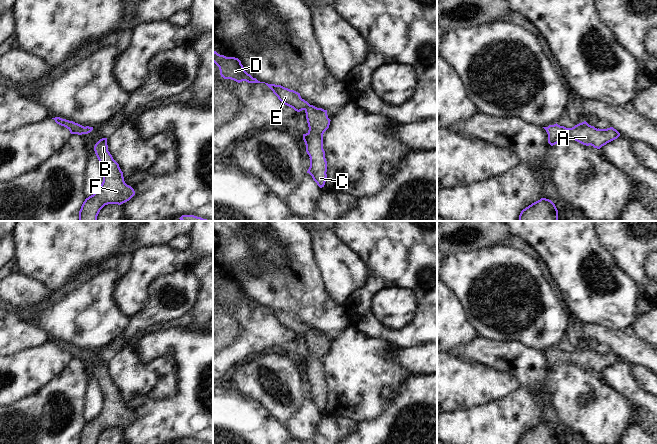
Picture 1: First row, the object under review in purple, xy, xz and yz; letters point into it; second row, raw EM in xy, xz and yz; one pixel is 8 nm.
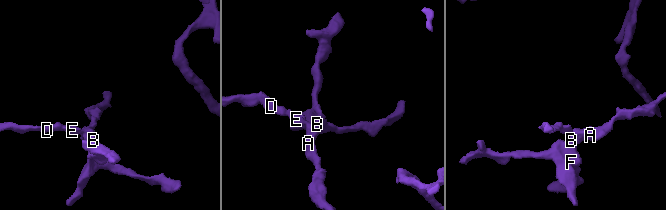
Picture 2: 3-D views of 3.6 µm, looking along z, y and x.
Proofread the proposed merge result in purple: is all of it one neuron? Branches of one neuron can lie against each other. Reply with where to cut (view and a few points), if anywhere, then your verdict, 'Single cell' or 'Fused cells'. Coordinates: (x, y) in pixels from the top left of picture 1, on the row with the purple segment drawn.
No split. Single cell

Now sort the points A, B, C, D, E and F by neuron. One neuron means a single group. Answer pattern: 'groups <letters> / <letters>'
groups A B C D E F

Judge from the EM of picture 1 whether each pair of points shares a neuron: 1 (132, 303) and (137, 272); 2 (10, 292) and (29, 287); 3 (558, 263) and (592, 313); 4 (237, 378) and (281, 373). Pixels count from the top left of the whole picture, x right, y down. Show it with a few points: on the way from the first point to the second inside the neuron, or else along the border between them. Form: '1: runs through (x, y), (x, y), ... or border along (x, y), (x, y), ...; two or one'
1: runs through (132, 295), (137, 280); one
2: runs through (15, 290), (24, 290); one
3: runs through (570, 275), (582, 287), (588, 301); one
4: runs through (248, 378), (270, 378); one

